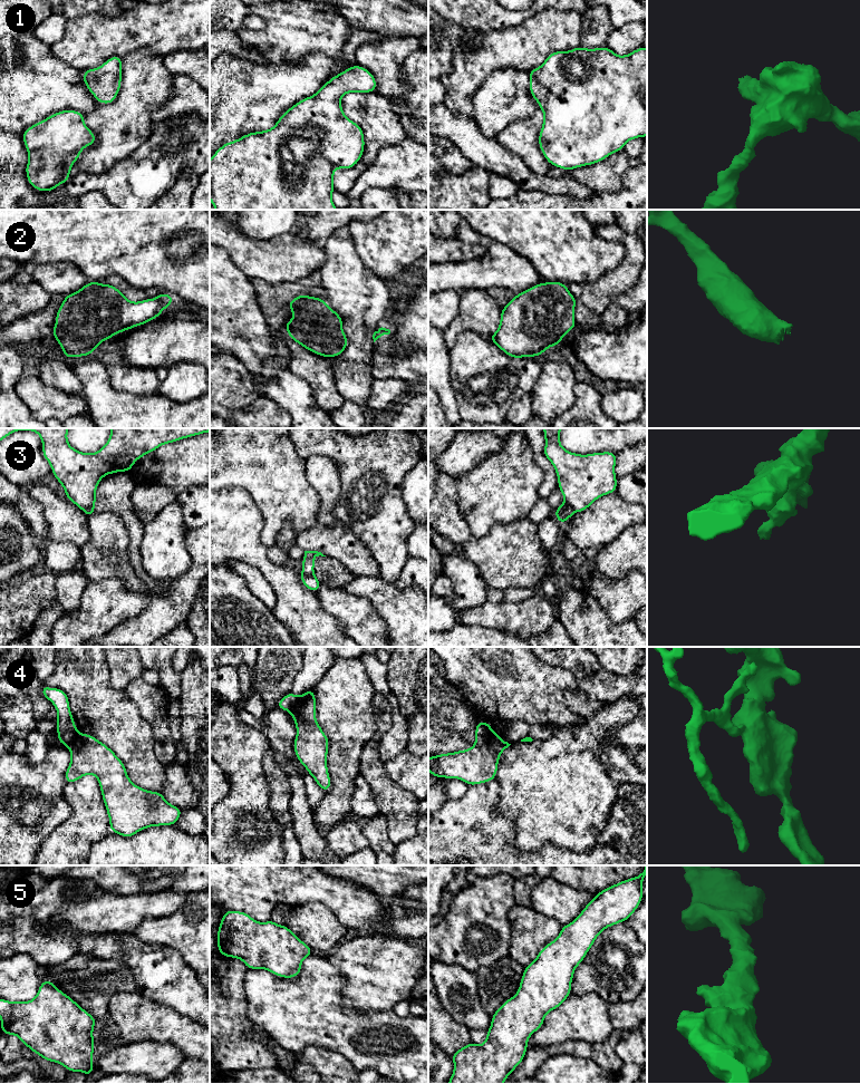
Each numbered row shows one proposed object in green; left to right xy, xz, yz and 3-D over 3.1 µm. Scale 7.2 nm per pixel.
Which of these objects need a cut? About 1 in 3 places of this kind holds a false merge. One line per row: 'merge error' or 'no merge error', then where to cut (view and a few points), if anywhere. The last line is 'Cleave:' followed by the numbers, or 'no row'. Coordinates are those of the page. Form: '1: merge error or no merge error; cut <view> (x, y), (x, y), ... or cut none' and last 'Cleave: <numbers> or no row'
1: no merge error; cut none
2: no merge error; cut none
3: merge error; cut xz (301, 571), (312, 574)
4: merge error; cut yz (492, 731), (482, 745), (474, 744)
5: no merge error; cut none
Cleave: 3, 4

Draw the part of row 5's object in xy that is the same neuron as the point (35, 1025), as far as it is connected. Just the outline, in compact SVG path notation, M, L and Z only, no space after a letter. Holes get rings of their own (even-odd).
M42 980L37 996L29 1001L9 1001L0 998L0 1017L0 1029L6 1035L17 1035L23 1045L44 1059L58 1063L70 1072L84 1072L87 1077L91 1074L95 1067L91 1063L95 1044L93 1030L97 1019L58 989L52 981Z

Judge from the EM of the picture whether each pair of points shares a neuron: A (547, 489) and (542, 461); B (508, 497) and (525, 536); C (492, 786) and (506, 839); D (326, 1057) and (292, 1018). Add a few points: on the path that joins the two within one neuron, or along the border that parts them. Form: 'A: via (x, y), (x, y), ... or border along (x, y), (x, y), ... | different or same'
A: via (549, 482), (548, 467) | same
B: border along (525, 516), (509, 523), (496, 523), (492, 526) | different
C: via (490, 800), (490, 822), (493, 825) | same
D: border along (341, 1053), (325, 1047), (307, 1046), (295, 1054) | different

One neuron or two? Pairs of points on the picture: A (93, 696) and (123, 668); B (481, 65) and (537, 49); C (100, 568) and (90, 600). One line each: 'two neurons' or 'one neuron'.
A: two neurons
B: one neuron
C: two neurons

